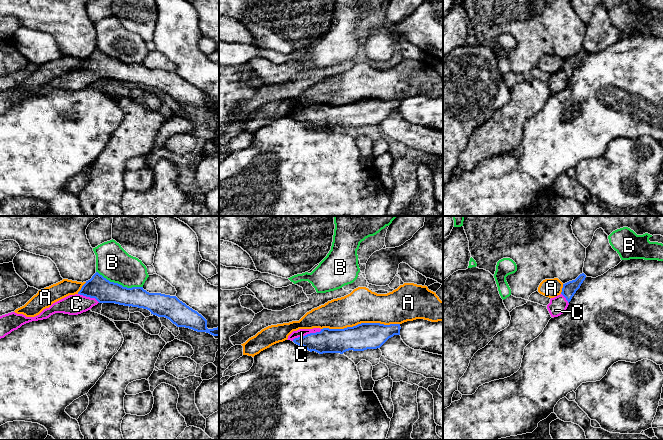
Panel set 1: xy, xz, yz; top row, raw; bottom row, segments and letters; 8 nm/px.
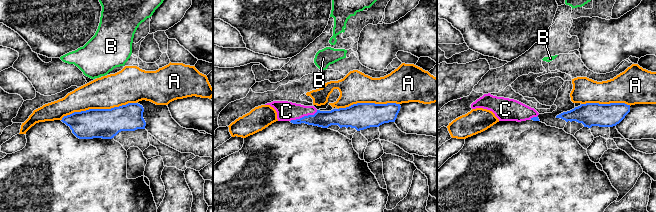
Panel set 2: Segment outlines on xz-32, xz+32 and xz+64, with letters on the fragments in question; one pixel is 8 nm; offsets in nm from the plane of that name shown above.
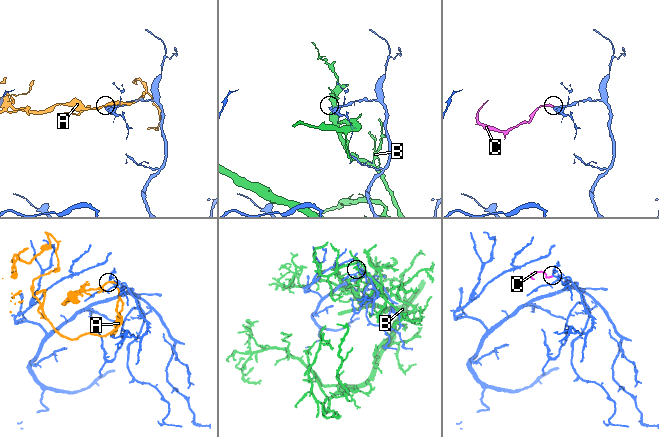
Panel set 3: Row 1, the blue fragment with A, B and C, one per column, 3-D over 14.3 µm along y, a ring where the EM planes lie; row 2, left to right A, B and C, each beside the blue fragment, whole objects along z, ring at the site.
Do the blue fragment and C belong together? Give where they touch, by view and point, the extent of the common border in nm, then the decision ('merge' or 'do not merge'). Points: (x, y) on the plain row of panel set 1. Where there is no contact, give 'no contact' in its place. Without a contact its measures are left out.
xz (307, 110) | 260 nm | merge

